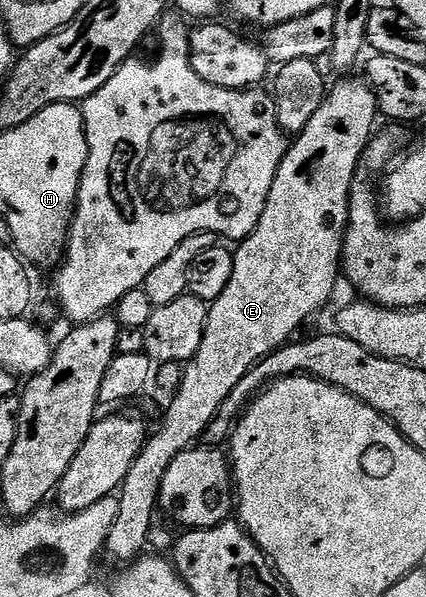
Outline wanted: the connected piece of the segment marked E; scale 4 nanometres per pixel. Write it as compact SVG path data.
M339 77L339 82L327 89L324 104L320 104L316 116L308 120L308 128L304 128L304 132L293 139L292 145L282 157L256 228L247 238L241 239L234 250L232 280L228 280L228 288L220 292L218 299L209 303L200 352L196 352L196 356L185 363L182 383L162 418L158 435L155 438L154 435L147 437L140 456L122 482L117 495L116 524L112 524L112 532L104 547L105 553L110 553L121 564L138 561L143 557L145 550L142 549L147 549L150 532L155 525L154 510L156 514L159 509L158 493L162 487L164 472L168 472L168 464L172 464L172 460L176 460L180 452L191 449L197 443L194 441L209 431L214 417L224 400L228 400L232 388L236 388L236 384L240 384L240 380L244 380L244 376L248 376L248 372L259 362L287 345L297 335L294 333L313 314L320 313L325 308L326 301L333 296L338 278L340 282L342 239L346 233L346 223L350 221L350 189L366 145L375 133L374 121L379 121L380 118L376 92L365 77L354 77Z

